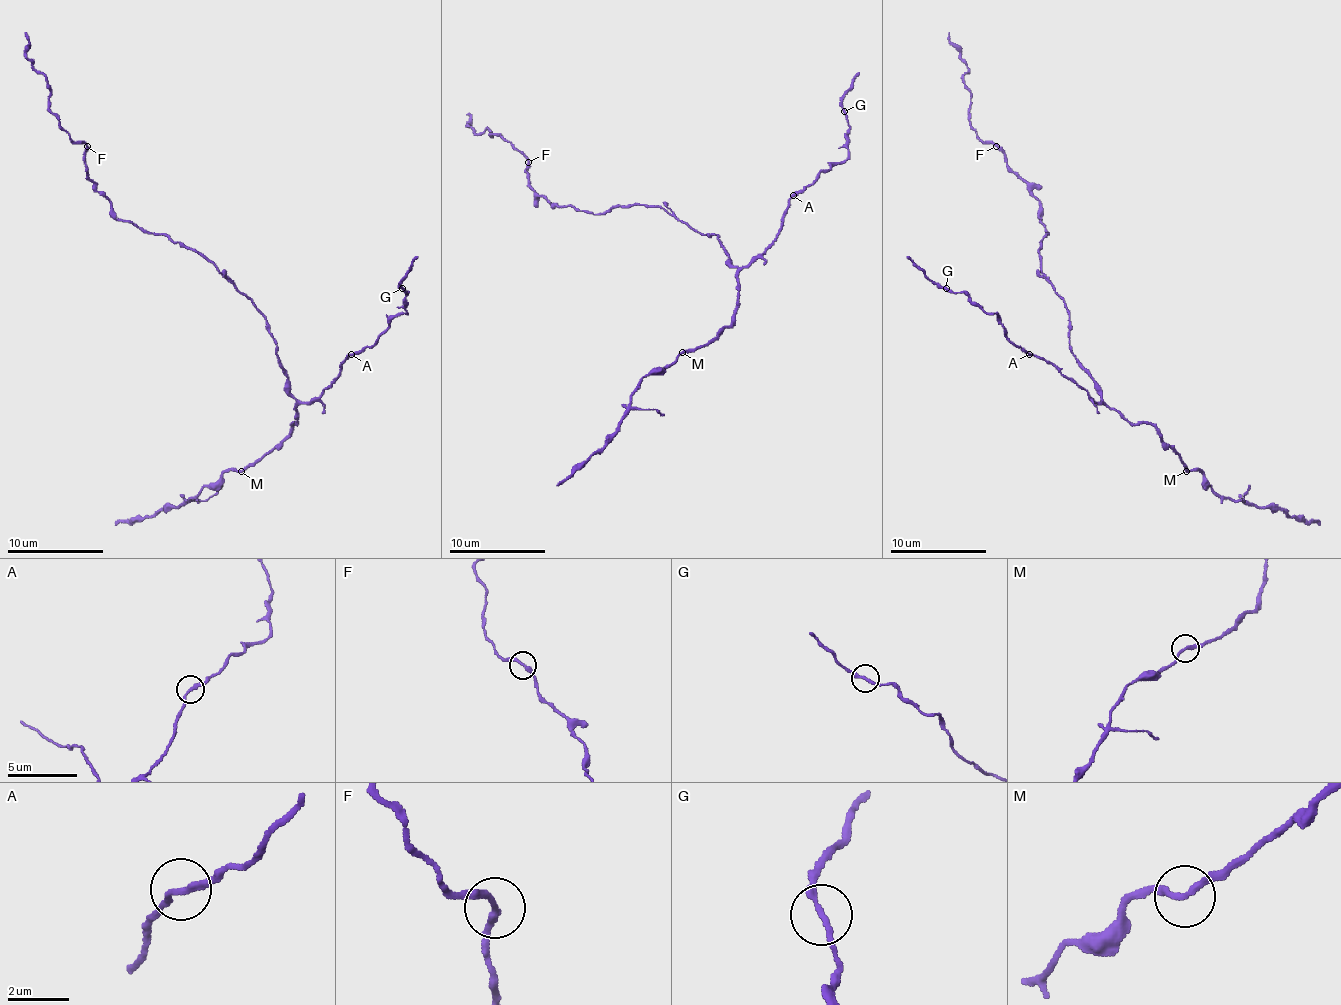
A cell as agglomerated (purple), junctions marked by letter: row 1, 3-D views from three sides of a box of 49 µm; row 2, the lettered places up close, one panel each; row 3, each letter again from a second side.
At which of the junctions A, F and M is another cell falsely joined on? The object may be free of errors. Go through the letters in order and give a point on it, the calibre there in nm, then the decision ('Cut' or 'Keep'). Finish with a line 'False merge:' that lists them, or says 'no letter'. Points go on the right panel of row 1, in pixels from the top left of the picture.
A: Place: (1029, 354). Thickness 200 nm. Keep
F: Place: (996, 146). Thickness 200 nm. Keep
M: Place: (1186, 471). Thickness 200 nm. Keep
False merge: no letter

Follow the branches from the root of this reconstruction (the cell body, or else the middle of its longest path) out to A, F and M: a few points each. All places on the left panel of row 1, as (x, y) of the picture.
A: (263, 312), (287, 389), (301, 401), (313, 401), (352, 353)
F: (263, 312), (193, 250), (171, 242), (157, 233), (142, 233), (135, 226), (121, 221), (87, 173), (87, 146)
M: (263, 312), (287, 389), (296, 401), (296, 423), (241, 471)

